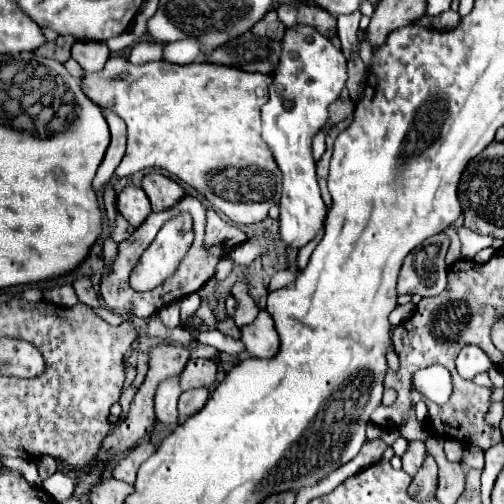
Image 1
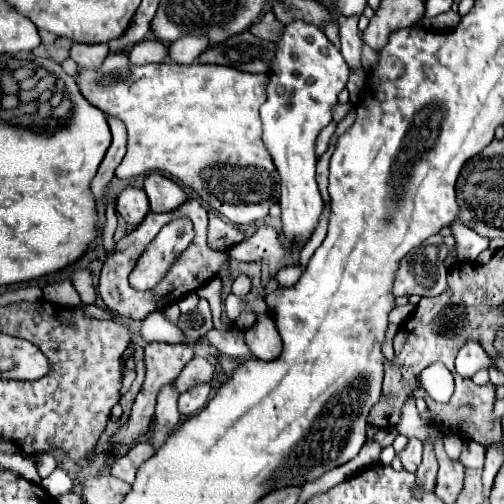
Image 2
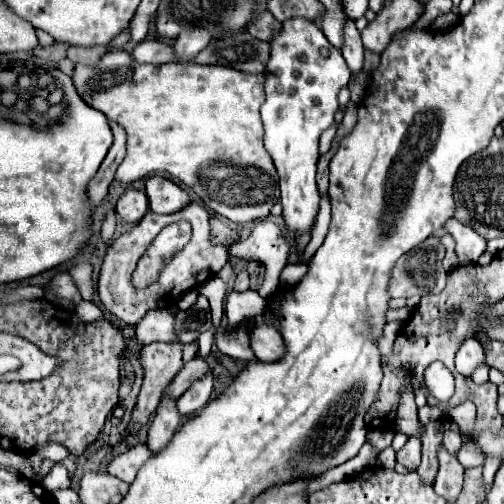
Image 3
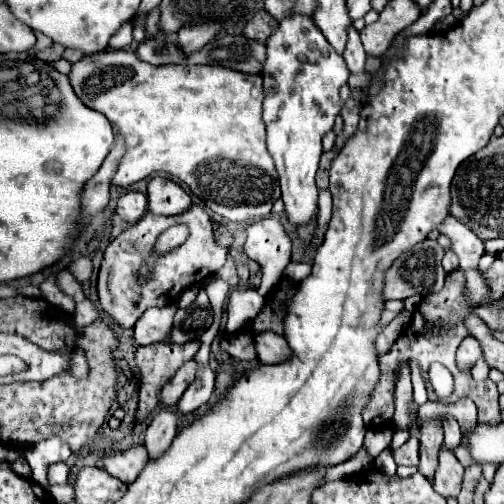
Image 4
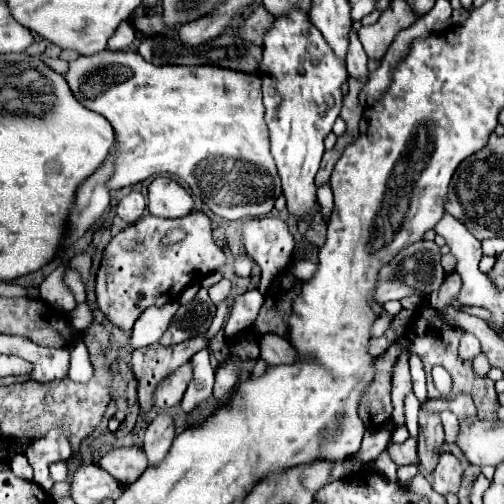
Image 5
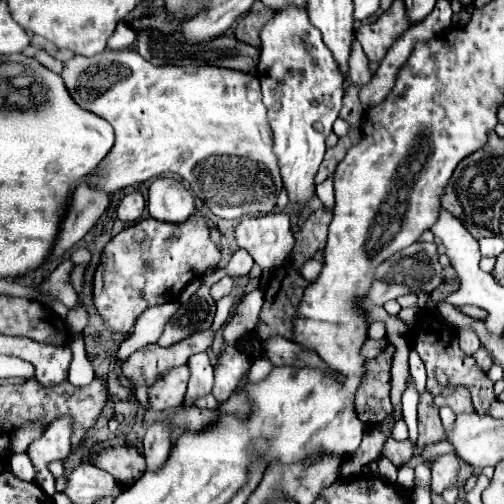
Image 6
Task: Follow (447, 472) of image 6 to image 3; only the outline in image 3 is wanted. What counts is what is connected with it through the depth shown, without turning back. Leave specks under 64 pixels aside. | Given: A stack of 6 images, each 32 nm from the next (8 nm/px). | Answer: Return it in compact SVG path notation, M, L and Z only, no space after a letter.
M444 446L438 448L440 470L434 482L434 492L446 502L454 502L462 490L462 464L446 452Z

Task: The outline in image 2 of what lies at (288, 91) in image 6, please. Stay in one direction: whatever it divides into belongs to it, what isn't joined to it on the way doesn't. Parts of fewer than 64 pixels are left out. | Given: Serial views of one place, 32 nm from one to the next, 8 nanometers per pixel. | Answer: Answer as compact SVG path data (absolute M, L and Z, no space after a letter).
M296 20L284 28L278 40L276 60L268 76L268 100L260 108L264 124L262 140L282 178L282 234L298 244L310 240L324 210L316 184L314 142L320 130L332 122L332 106L338 102L338 94L348 82L350 68L344 64L340 50L336 50L320 28Z

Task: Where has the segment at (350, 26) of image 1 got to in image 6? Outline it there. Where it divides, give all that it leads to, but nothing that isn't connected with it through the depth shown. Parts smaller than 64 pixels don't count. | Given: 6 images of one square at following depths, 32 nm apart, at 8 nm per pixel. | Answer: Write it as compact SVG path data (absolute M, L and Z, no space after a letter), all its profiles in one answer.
M354 38L352 40L352 52L348 58L348 72L350 72L350 80L354 84L368 84L372 78L372 72L368 68L368 58L364 56L364 50L360 48L360 42Z

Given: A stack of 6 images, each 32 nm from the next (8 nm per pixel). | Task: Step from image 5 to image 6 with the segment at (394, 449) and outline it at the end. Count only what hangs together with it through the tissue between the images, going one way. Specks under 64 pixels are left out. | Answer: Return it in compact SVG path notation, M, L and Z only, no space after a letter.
M388 436L382 454L388 456L396 466L402 466L402 464L406 464L406 462L410 462L414 458L414 446L412 446L410 440L396 442L392 436Z

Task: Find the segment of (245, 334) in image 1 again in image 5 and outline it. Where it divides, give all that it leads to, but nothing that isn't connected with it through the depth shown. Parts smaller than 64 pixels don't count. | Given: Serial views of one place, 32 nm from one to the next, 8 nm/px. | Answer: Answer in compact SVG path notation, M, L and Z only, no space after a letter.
M268 334L260 336L260 360L268 360L268 364L292 364L296 358L296 350L288 344L286 338Z

